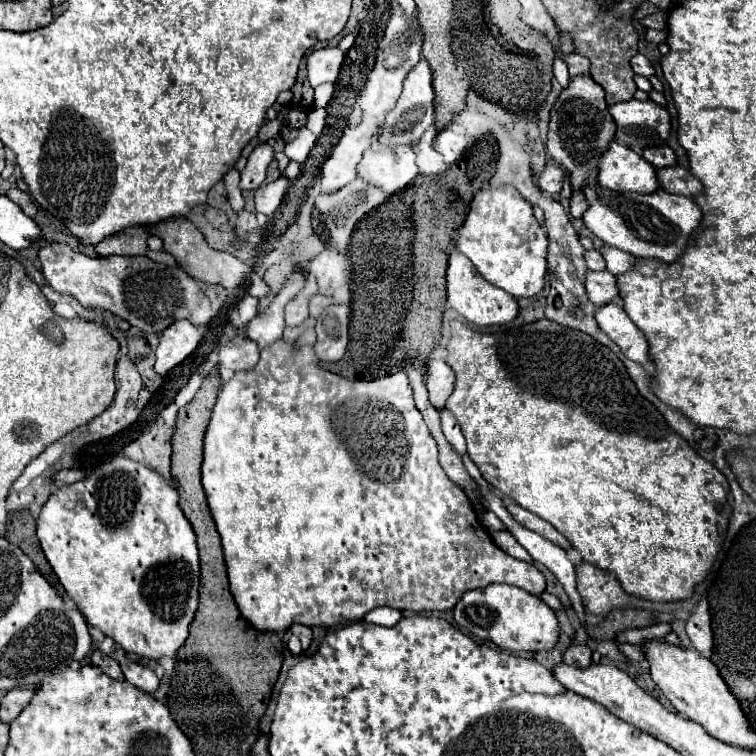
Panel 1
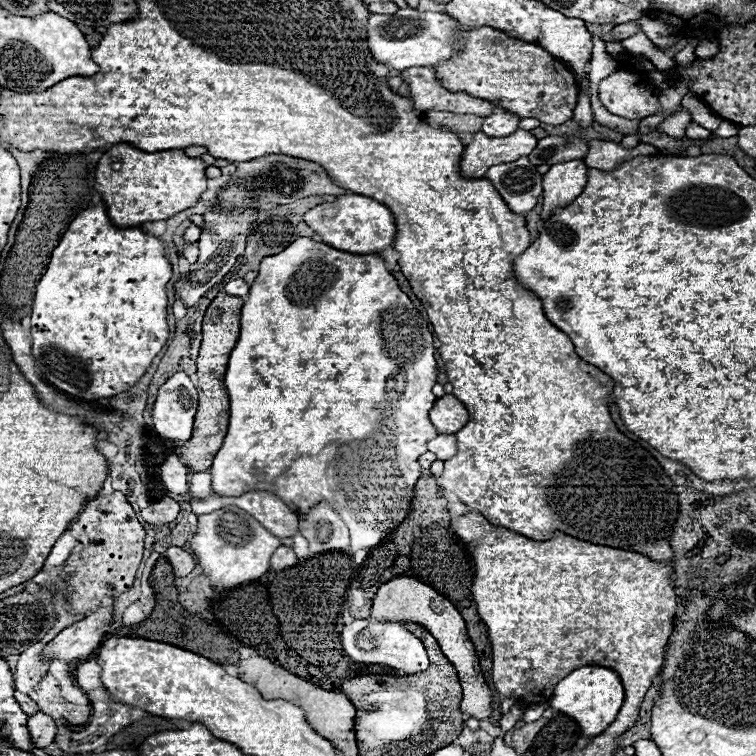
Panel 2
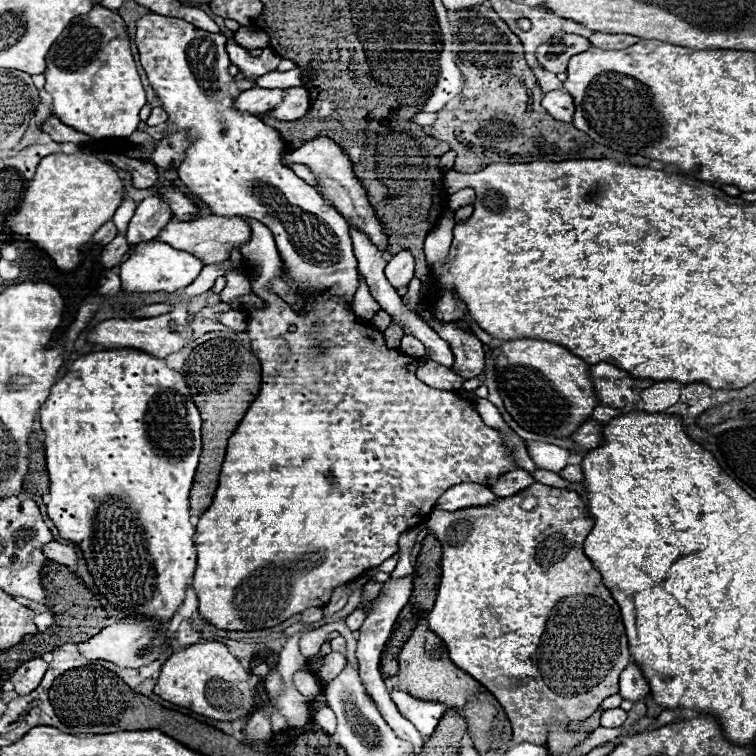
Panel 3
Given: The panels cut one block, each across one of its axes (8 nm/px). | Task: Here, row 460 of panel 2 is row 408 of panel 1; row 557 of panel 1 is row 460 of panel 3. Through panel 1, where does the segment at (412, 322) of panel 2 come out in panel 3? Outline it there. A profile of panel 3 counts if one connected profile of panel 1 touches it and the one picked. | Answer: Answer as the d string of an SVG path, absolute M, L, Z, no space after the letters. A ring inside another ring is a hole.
M246 220L246 222L252 228L252 238L240 248L240 254L244 258L244 264L248 264L248 270L250 270L252 294L262 298L264 306L262 308L244 306L242 310L248 316L246 332L252 342L252 352L260 358L260 364L262 364L262 386L260 386L260 394L250 404L248 412L244 414L238 428L234 430L234 434L228 440L226 460L220 470L216 496L214 496L210 508L200 516L200 522L196 526L194 542L198 544L196 546L198 566L196 566L196 574L192 578L192 586L198 592L198 598L200 598L198 612L204 620L208 620L210 624L214 624L220 630L252 632L252 630L264 630L268 626L282 624L290 616L300 614L310 606L328 604L330 594L336 586L346 584L352 578L358 578L362 572L380 566L384 560L388 560L392 554L396 554L400 534L404 530L408 530L410 526L424 522L426 516L432 512L436 500L450 486L464 484L464 482L492 486L498 476L514 470L516 464L508 456L502 436L482 422L482 418L474 410L472 400L464 400L464 398L460 398L460 394L456 394L452 390L438 390L438 388L426 386L422 380L418 380L418 376L416 376L416 370L420 366L418 360L402 354L400 350L390 350L386 346L384 334L378 332L374 326L360 322L344 298L330 296L326 290L320 290L316 294L310 294L304 300L306 314L298 314L288 302L284 302L278 294L274 294L270 290L270 282L274 278L288 280L286 270L282 266L282 258L276 250L274 236L262 222L256 222L256 220Z

